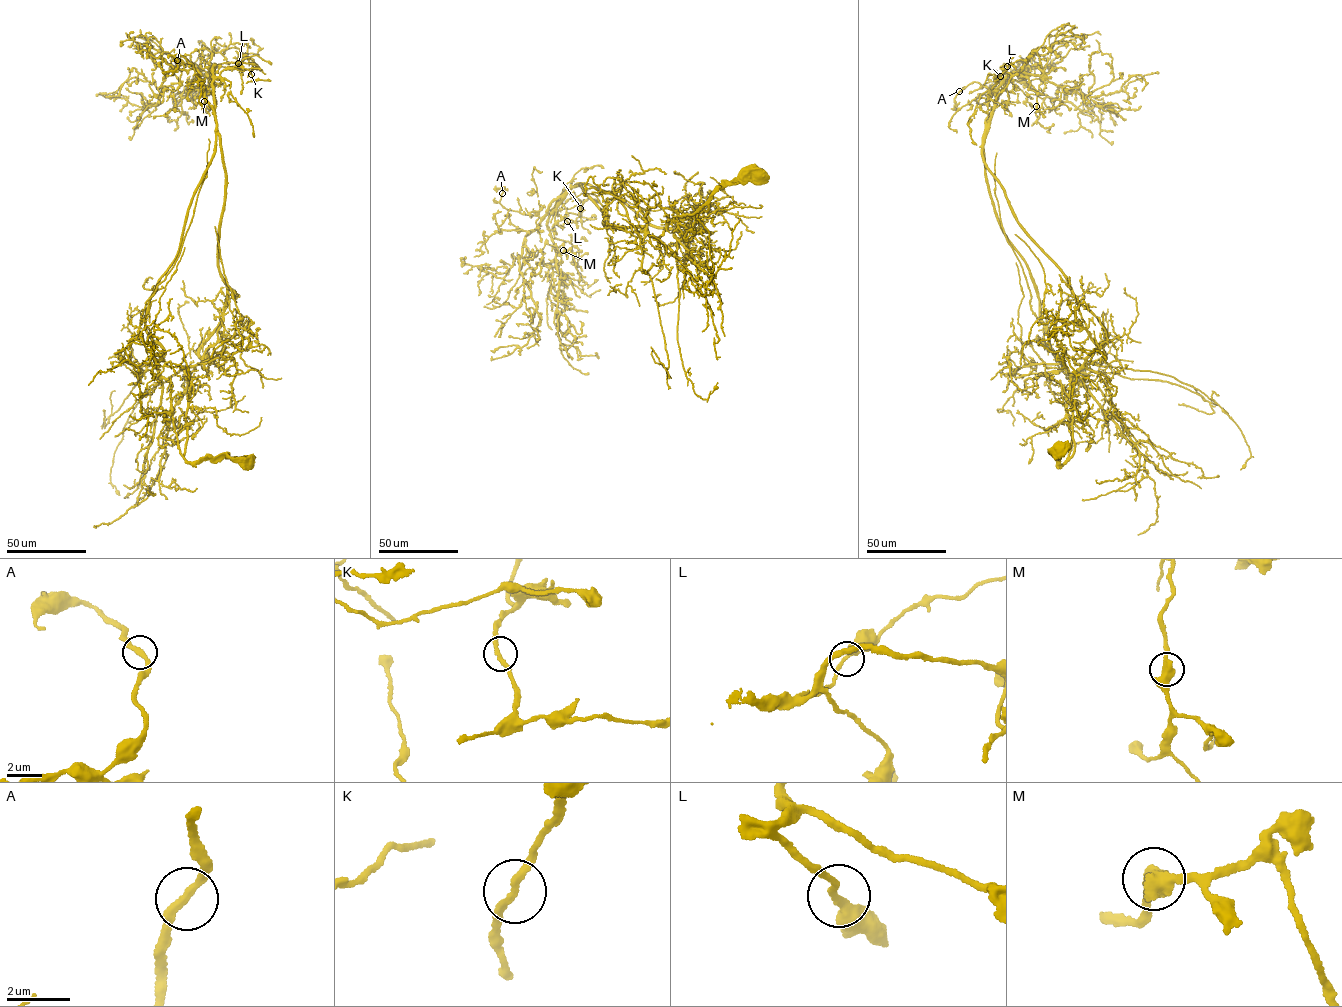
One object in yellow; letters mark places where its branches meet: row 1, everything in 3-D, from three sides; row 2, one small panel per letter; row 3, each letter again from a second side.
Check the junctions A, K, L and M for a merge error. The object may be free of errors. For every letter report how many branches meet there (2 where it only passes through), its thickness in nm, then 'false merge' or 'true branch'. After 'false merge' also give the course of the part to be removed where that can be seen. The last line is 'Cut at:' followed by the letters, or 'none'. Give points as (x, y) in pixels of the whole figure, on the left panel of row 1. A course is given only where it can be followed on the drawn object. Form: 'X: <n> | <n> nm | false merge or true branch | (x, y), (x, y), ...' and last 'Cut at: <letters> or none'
A: 2 | 260 nm | true branch
K: 2 | 200 nm | true branch
L: 2 | 240 nm | true branch
M: 2 | 500 nm | true branch
Cut at: none

